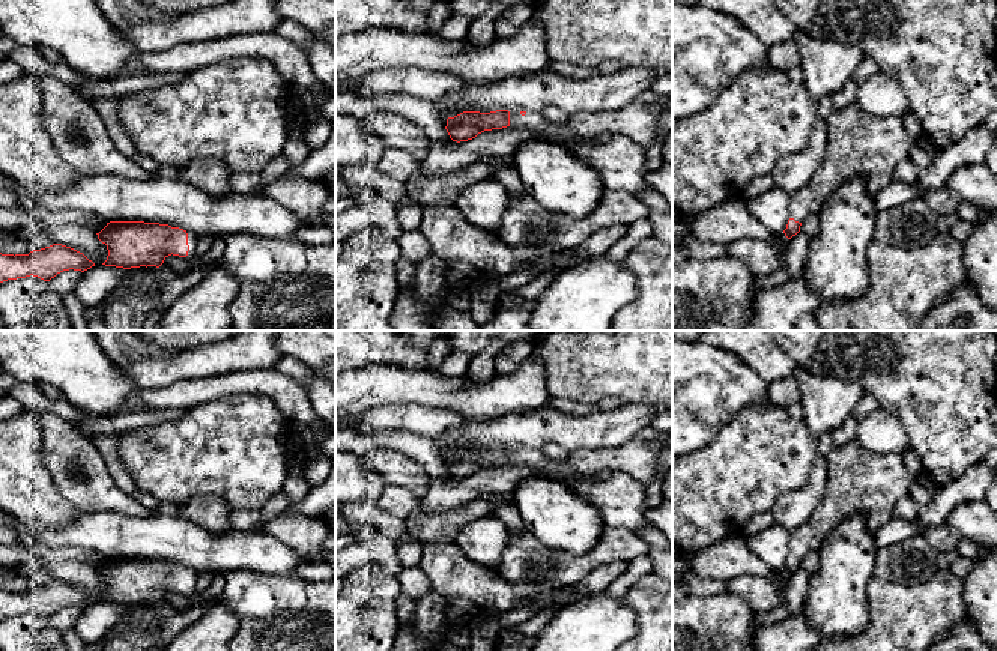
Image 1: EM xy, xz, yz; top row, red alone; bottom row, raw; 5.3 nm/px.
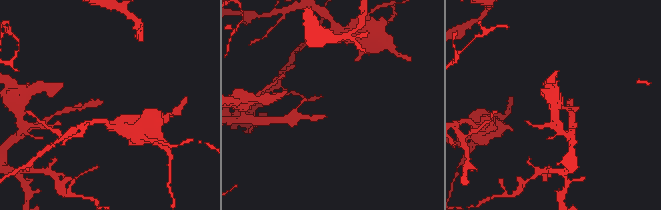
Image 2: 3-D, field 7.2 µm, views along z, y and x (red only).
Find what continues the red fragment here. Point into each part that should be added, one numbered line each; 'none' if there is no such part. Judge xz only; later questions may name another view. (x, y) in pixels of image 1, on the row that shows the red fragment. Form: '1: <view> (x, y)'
1: xz (534, 121)

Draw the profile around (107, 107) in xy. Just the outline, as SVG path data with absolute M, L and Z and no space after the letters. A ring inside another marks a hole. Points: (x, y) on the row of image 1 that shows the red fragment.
M78 93L83 99L89 101L93 108L101 116L107 126L107 131L114 143L114 146L128 158L137 153L137 149L131 138L126 135L117 113L117 104L120 98L87 98Z

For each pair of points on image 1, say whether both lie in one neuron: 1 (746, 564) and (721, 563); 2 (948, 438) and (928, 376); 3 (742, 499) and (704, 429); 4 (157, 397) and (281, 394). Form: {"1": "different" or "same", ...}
{"1": "same", "2": "same", "3": "different", "4": "same"}

